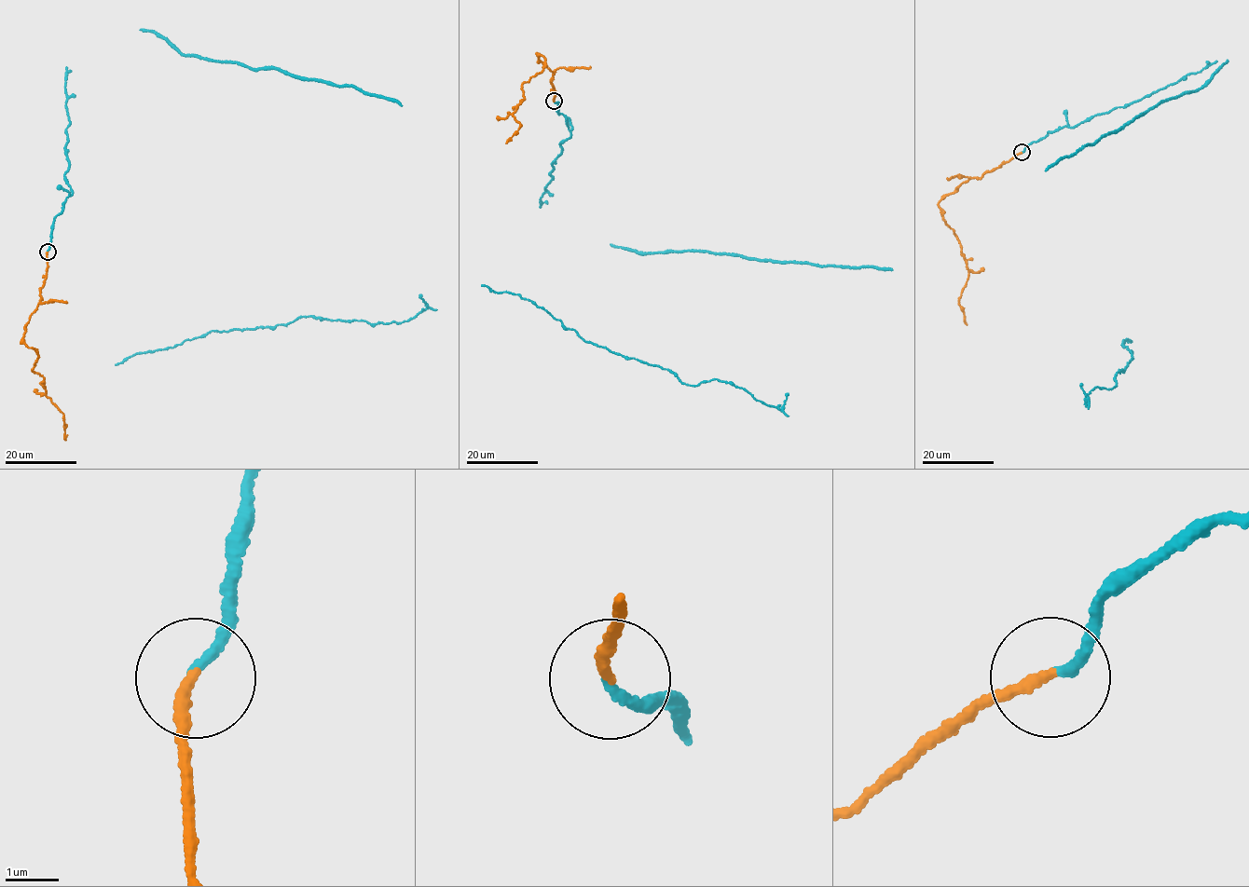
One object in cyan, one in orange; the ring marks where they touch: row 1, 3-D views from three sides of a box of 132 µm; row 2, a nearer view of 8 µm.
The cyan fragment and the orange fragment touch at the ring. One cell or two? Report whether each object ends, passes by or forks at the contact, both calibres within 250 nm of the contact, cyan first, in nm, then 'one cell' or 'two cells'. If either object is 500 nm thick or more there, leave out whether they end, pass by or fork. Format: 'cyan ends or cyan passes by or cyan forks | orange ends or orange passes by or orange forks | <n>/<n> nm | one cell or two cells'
cyan ends | orange ends | 160/200 nm | one cell

